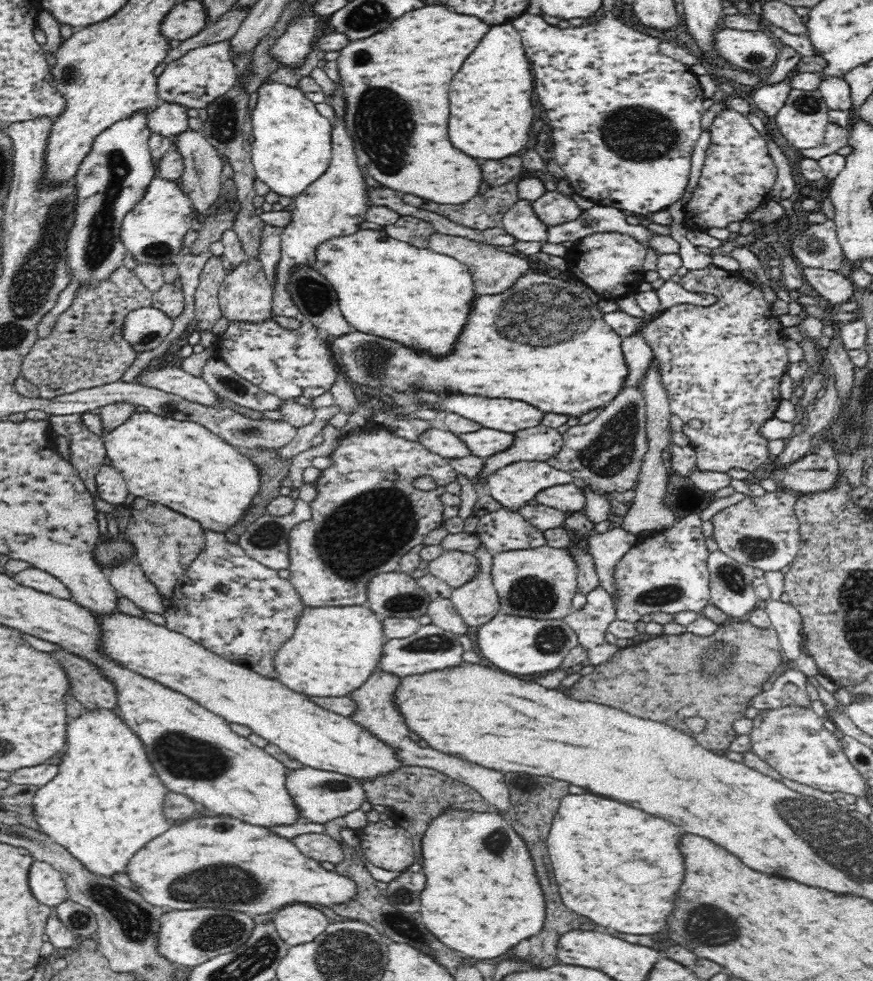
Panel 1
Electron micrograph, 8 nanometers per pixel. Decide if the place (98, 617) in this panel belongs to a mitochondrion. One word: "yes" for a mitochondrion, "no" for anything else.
no

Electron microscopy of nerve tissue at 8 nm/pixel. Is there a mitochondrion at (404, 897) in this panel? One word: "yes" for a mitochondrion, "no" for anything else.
yes

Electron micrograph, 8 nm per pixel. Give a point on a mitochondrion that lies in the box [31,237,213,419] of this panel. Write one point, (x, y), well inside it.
(156, 251)

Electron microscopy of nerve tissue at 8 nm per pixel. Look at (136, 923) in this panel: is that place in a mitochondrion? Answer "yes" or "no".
yes

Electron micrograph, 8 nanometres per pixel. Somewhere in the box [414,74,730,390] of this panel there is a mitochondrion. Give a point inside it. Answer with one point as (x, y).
(519, 311)

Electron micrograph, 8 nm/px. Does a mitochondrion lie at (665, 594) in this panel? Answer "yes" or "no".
yes

